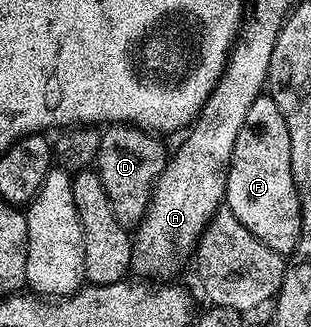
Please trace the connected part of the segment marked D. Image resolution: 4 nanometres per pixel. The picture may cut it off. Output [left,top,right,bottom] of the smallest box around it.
[94,124,169,231]

